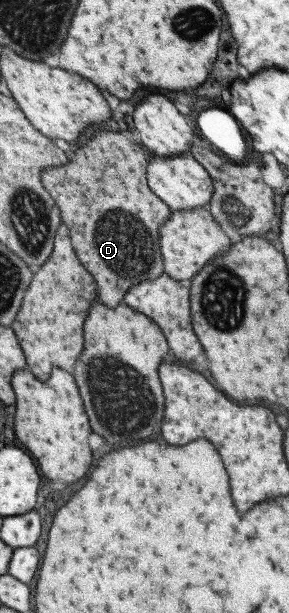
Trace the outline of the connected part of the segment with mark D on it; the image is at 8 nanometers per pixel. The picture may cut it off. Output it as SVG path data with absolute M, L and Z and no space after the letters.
M96 130L69 163L41 171L41 183L61 211L75 255L93 275L99 302L110 308L121 303L129 287L163 274L159 226L171 210L148 188L145 166L146 152L121 132Z

